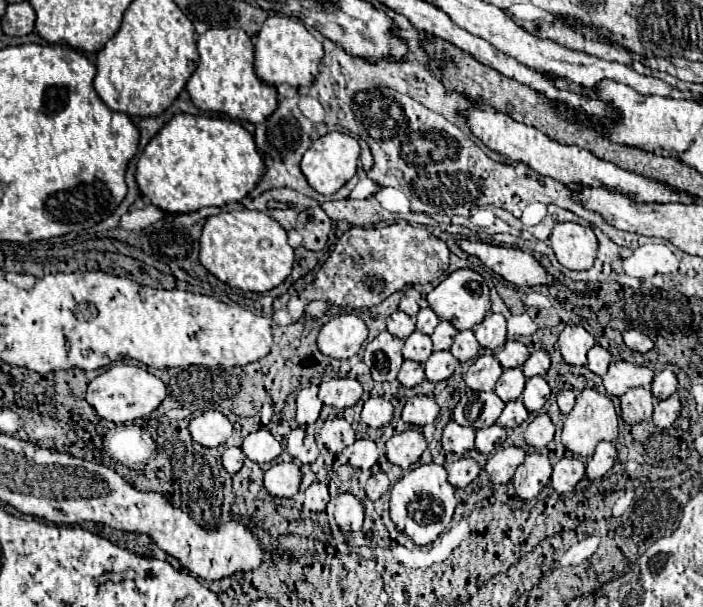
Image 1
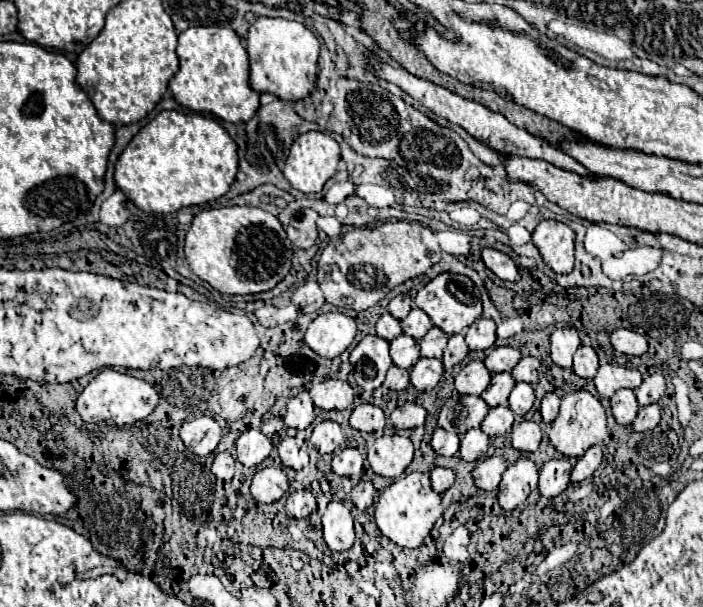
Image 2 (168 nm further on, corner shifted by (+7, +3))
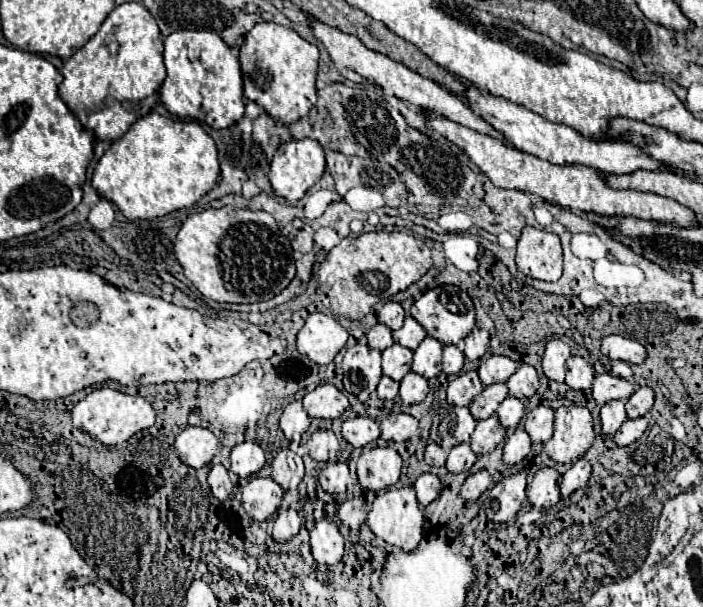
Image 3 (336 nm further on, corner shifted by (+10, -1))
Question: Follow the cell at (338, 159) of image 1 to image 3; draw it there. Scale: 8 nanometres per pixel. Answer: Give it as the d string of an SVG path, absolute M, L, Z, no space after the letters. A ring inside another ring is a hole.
M291 140L291 142L283 142L277 148L277 154L273 156L271 162L271 172L269 172L269 180L273 186L273 192L277 196L287 198L289 202L297 202L305 196L305 192L321 180L325 172L325 152L321 148L321 144L317 140Z

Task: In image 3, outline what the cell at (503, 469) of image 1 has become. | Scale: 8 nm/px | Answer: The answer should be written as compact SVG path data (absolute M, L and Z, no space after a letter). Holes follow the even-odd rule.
M479 470L475 474L469 474L467 480L463 482L463 488L461 488L461 496L465 500L477 500L485 490L489 490L493 484L493 478L487 470Z

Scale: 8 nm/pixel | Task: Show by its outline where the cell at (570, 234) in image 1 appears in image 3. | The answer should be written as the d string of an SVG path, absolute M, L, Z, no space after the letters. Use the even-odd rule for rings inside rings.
M525 226L517 242L517 266L523 274L555 282L563 272L561 240L555 232Z

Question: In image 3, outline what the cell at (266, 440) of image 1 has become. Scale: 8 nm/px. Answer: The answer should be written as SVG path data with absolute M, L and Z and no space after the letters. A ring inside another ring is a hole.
M245 440L231 450L231 472L241 478L253 476L265 464L265 452L257 442Z

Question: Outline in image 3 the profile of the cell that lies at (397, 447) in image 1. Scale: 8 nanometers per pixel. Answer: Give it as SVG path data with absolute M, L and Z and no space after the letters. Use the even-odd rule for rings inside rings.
M389 446L363 448L357 462L359 484L367 490L383 490L397 484L403 470L403 458Z

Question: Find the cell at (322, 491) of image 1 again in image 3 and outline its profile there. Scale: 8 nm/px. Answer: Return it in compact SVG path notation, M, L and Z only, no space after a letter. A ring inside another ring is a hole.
M291 508L279 510L275 526L273 526L273 538L277 542L287 542L299 532L301 526L303 526L303 518L299 516L297 510L291 510Z

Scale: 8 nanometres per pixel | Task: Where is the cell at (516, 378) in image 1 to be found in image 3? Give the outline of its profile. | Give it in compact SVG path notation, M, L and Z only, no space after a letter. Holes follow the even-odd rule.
M491 384L485 386L477 398L473 398L469 410L475 416L475 420L483 420L495 414L497 406L507 398L507 386L505 384Z

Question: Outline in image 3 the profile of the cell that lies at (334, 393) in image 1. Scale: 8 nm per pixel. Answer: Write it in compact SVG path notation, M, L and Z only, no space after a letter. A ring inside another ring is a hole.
M321 384L313 392L305 394L303 406L311 418L339 418L349 402L333 384Z

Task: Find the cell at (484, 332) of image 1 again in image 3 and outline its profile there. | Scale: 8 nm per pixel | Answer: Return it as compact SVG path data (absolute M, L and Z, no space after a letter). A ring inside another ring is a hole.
M473 328L463 340L463 354L469 360L479 360L489 350L489 332L481 328Z

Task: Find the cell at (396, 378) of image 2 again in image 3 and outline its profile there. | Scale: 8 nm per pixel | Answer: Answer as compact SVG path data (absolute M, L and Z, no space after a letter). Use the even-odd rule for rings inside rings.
M383 376L381 382L379 382L379 386L377 386L377 394L379 394L379 398L385 398L385 400L397 398L397 394L399 394L399 382L395 382L389 376Z

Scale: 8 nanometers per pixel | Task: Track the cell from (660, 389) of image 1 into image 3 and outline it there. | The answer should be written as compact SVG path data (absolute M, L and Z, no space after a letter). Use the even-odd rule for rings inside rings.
M649 386L637 388L635 394L625 402L627 416L629 416L629 418L645 416L645 414L651 410L653 402L655 402L655 392L653 392L653 388L649 388Z

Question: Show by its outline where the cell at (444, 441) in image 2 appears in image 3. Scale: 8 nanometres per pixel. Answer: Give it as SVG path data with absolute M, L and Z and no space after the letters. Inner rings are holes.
M429 442L429 444L427 444L427 450L425 450L425 462L427 462L429 466L441 468L441 466L445 466L445 460L447 460L447 452L445 452L439 444Z

